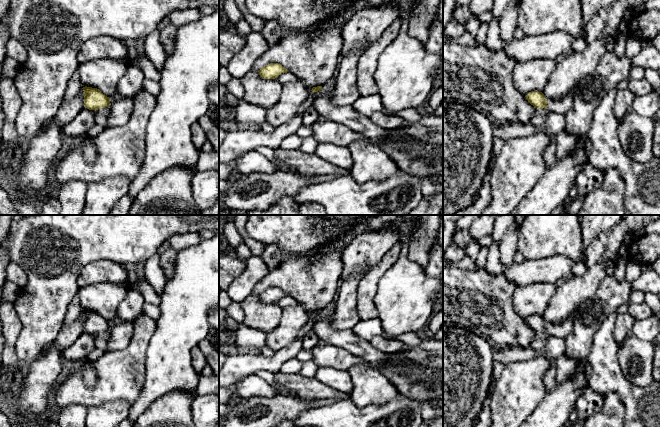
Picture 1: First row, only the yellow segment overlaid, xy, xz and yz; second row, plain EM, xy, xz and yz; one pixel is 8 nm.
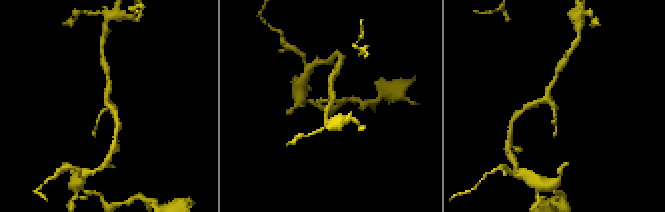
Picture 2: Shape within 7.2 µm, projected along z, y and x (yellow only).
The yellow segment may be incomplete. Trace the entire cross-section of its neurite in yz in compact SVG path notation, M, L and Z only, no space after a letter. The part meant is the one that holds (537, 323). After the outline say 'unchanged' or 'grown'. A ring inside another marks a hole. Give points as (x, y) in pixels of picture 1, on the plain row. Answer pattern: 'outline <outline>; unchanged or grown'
outline M531 315L525 321L528 324L528 326L534 330L534 332L545 332L549 335L561 337L563 339L569 337L573 331L571 318L563 322L551 325L548 325L545 322L544 318L538 315Z; grown

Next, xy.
outline M83 311L84 330L89 334L98 334L109 331L110 322L103 318L99 313L92 311Z; unchanged

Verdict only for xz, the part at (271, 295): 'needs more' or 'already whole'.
already whole

